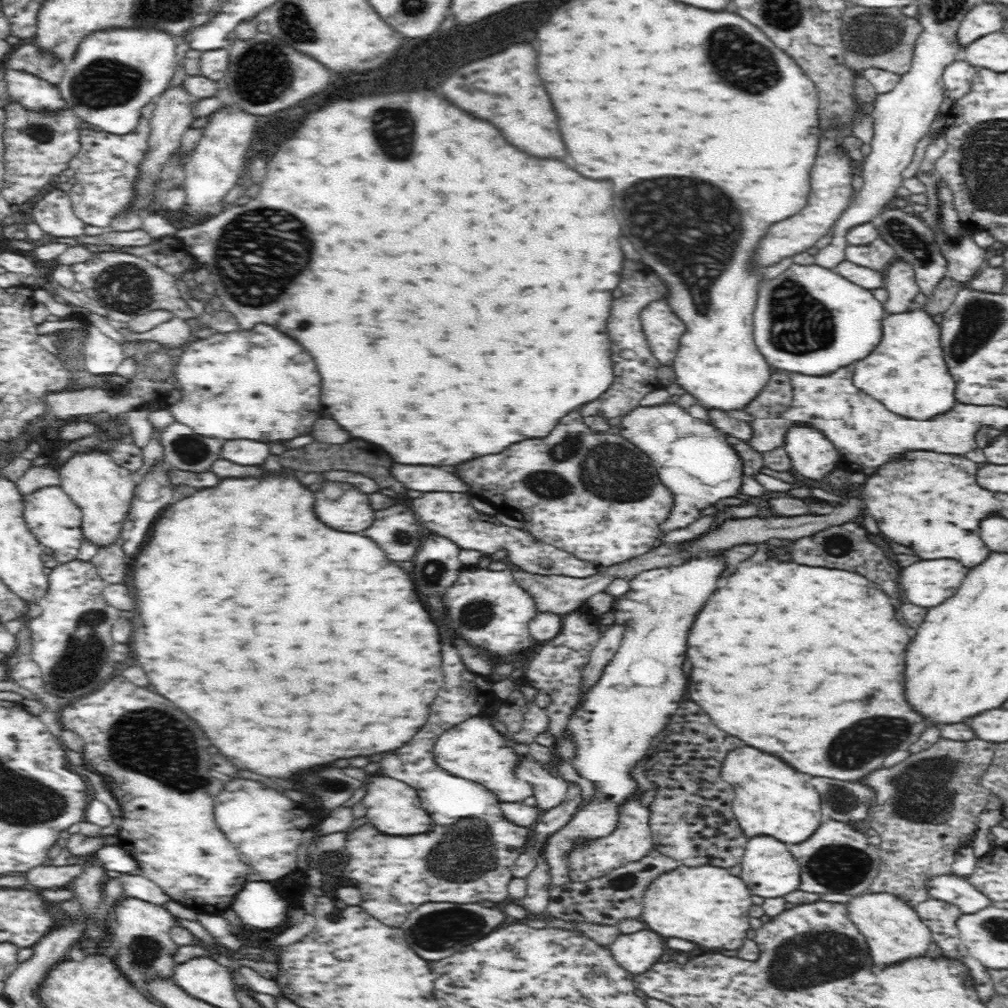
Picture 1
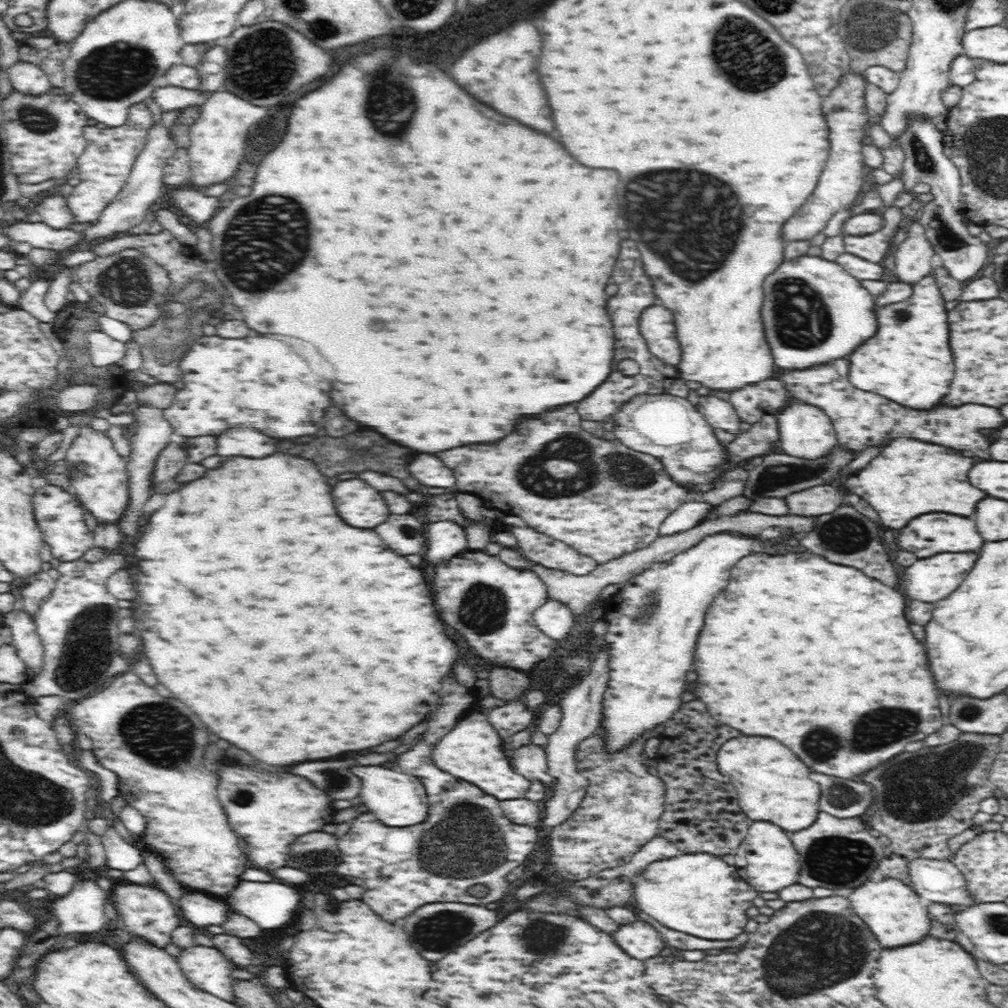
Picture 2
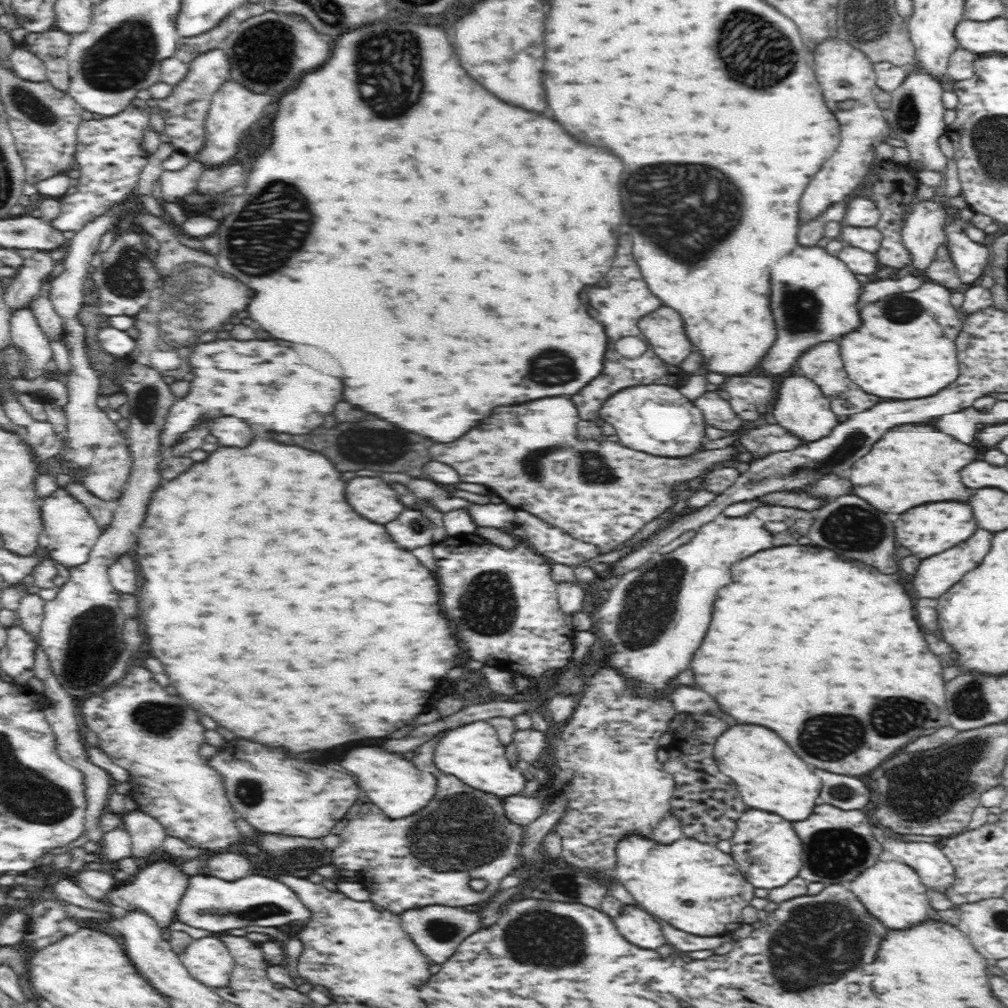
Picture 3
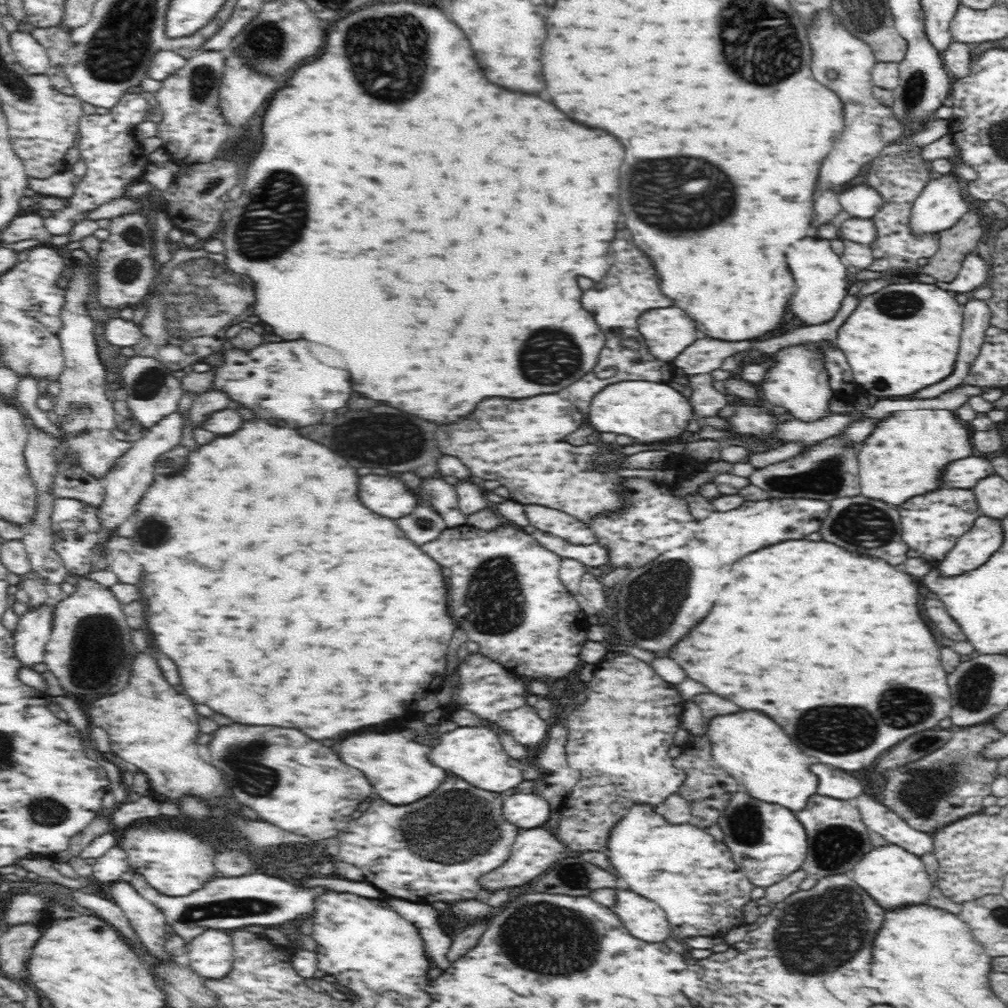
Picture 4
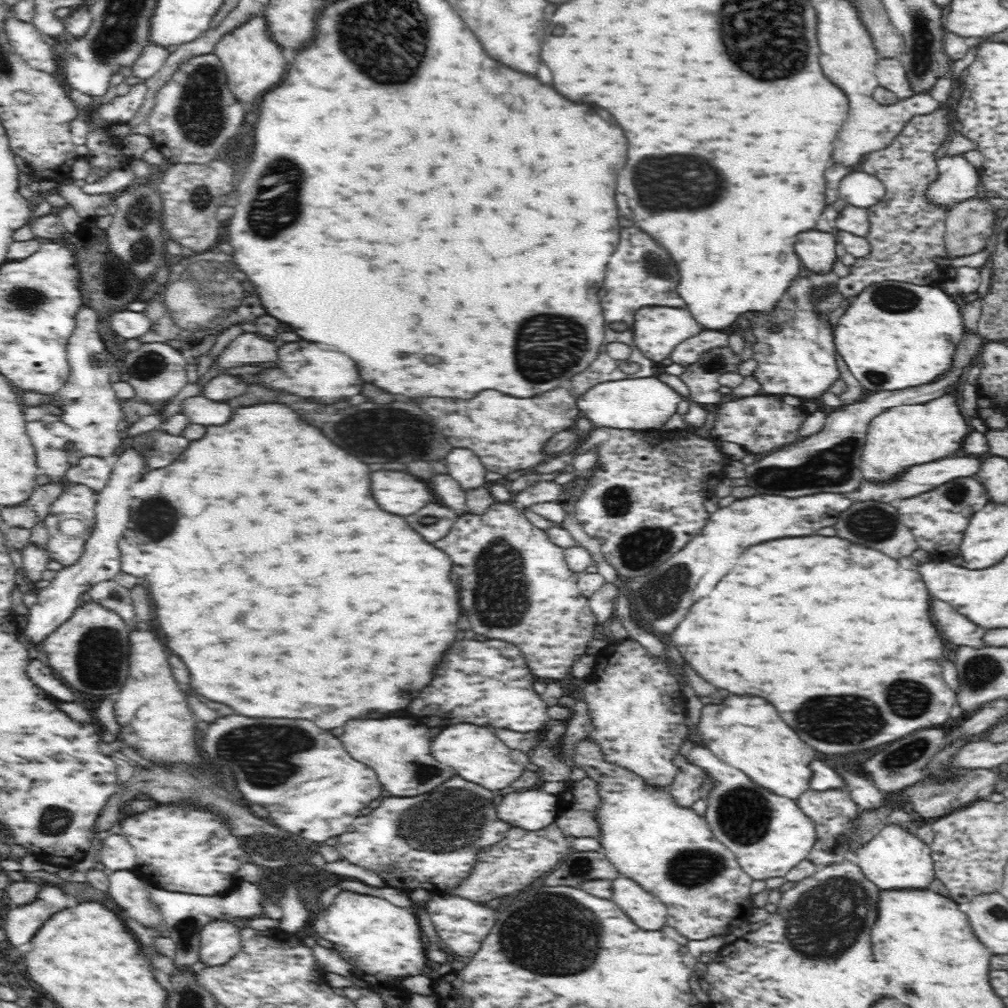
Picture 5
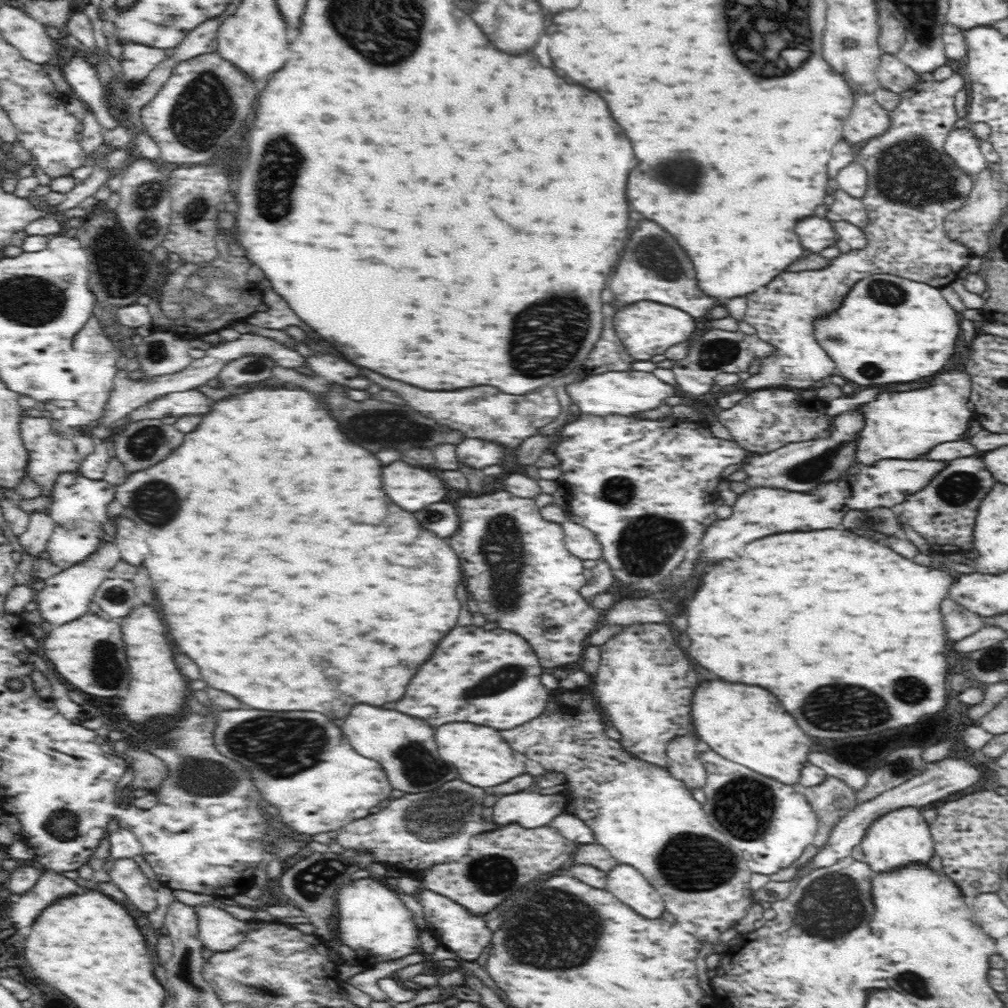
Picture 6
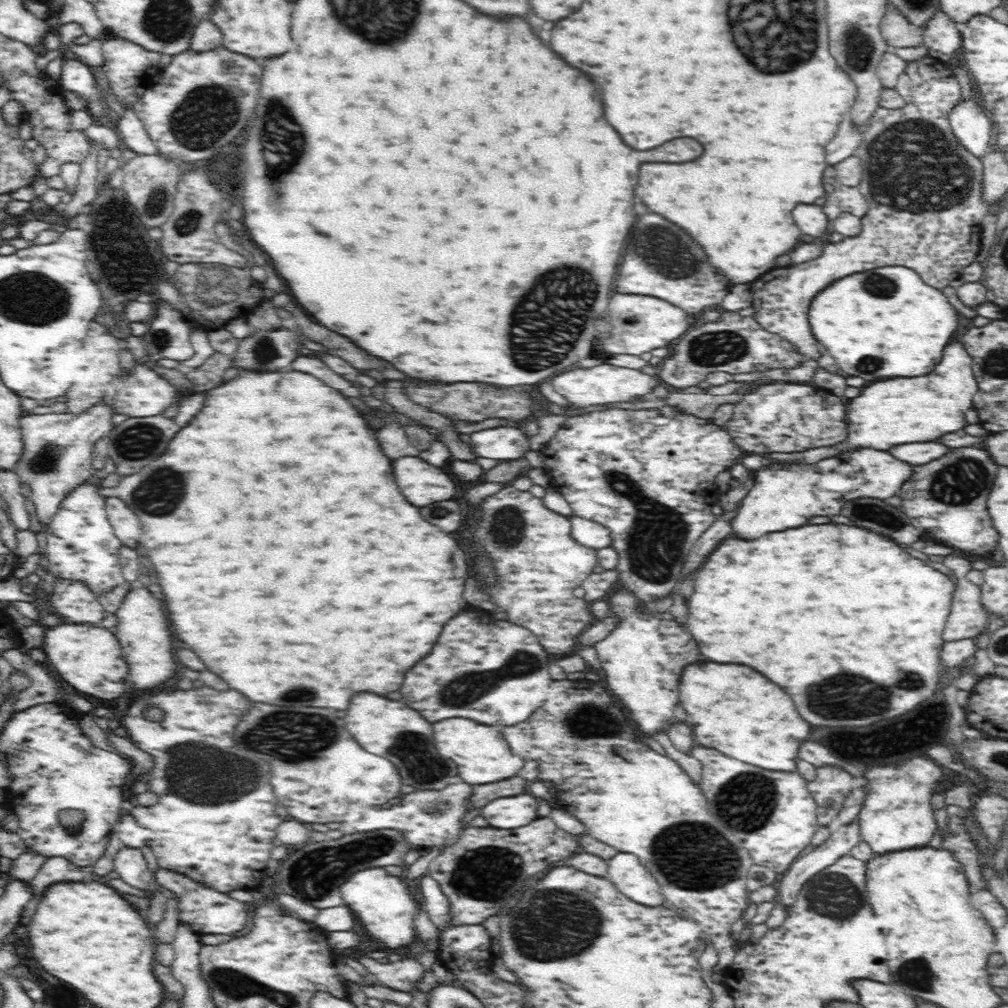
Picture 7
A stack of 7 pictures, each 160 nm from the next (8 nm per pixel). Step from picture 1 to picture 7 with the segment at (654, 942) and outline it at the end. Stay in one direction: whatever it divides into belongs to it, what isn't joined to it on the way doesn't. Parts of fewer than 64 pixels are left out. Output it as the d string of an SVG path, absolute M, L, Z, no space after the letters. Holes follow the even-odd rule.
M614 854L608 860L608 880L620 888L622 894L644 906L664 904L658 882L650 878L650 872L632 854Z

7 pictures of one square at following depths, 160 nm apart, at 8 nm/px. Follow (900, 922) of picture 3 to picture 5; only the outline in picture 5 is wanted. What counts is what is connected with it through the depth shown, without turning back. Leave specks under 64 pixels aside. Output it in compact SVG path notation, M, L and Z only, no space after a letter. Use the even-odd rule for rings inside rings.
M897 822L884 823L870 841L854 852L853 858L862 869L863 876L878 889L922 889L928 888L934 880L930 845L916 835L916 829L899 826Z

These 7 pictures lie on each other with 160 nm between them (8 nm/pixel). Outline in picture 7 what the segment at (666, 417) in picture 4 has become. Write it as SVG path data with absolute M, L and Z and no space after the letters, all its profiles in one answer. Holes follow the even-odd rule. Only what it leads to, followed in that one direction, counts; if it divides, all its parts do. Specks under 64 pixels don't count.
M606 363L589 368L570 368L566 374L558 374L558 378L552 378L550 382L552 382L555 392L576 406L600 406L600 404L612 404L612 402L630 402L630 400L636 400L636 398L652 392L652 388L658 384L656 376L648 376L648 374L640 372L640 369Z

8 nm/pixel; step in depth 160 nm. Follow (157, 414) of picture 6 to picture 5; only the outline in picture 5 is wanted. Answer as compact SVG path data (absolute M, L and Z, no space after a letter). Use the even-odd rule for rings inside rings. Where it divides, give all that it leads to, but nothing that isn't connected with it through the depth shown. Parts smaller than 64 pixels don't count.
M203 394L185 398L181 402L181 411L191 423L204 426L220 426L226 424L232 416L232 408L222 402L206 402Z

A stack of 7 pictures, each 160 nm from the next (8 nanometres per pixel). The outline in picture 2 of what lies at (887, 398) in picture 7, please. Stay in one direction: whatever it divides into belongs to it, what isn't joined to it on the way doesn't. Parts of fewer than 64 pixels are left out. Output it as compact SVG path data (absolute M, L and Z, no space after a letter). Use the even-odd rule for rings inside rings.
M914 438L886 442L880 456L873 458L864 468L847 474L841 479L840 486L867 500L880 516L880 522L894 530L904 528L912 518L928 512L971 517L978 500L984 498L984 492L968 482L968 470L976 460L962 456L956 450L946 450L946 446L922 444L924 442L914 442Z

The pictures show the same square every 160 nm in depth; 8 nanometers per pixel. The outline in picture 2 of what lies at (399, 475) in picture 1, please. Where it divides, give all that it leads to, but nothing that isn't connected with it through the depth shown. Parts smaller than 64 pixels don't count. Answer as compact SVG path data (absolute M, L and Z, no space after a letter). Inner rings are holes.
M422 454L422 458L416 458L410 464L410 472L414 478L420 480L424 486L436 486L436 488L452 488L456 484L454 474L450 468L446 468L436 456Z

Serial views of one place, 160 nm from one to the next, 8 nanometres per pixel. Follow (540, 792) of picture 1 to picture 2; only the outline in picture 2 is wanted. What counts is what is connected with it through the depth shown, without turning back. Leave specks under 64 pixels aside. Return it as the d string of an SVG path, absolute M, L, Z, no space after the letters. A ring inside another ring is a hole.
M530 742L518 749L518 754L512 756L512 766L518 774L544 782L545 786L554 786L554 779L548 770L548 755L544 746Z

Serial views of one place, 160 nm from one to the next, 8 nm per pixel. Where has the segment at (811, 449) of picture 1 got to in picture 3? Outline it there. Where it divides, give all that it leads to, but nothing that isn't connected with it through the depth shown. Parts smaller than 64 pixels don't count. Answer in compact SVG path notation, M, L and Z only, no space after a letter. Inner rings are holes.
M792 370L777 377L777 382L777 396L772 402L770 412L774 414L775 422L798 437L798 440L808 443L818 441L828 436L838 425L839 420L834 411L830 410L828 398L824 397L817 385L810 386L812 382L806 382L804 376Z

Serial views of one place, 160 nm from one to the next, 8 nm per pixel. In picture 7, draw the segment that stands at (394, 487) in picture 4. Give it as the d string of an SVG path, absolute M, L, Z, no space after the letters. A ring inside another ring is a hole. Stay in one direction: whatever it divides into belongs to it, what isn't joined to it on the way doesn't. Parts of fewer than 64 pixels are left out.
M406 456L394 460L394 476L406 500L420 508L456 496L456 484L452 476L424 462L422 458Z

